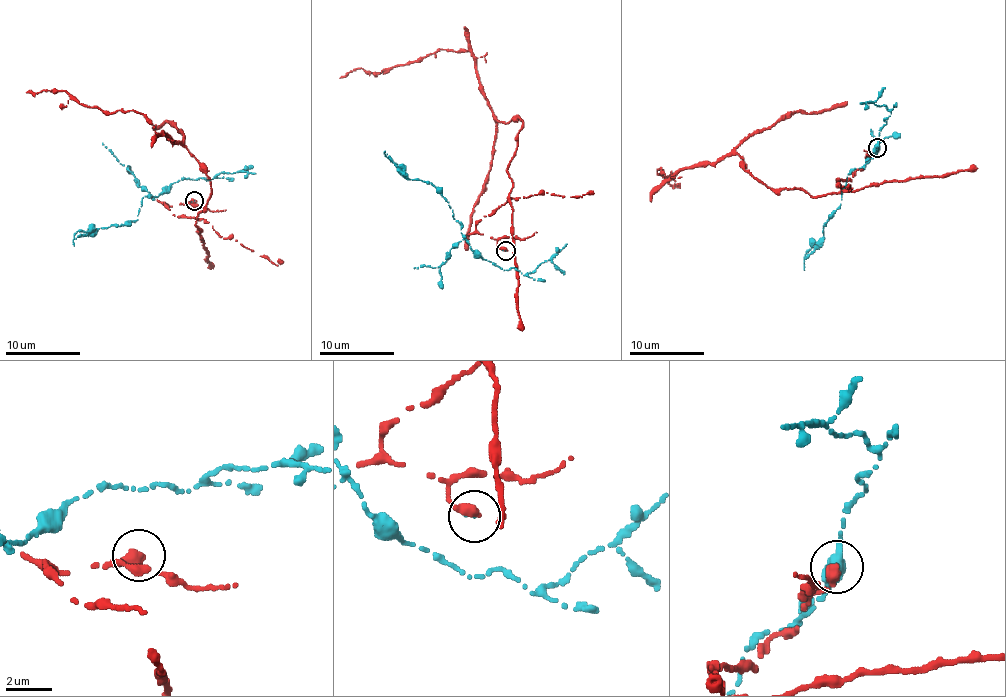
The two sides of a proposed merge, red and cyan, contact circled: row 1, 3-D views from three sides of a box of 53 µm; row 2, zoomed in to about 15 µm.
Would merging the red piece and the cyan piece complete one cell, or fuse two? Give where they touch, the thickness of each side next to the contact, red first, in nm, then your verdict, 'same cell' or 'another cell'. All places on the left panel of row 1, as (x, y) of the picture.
place (194, 201); calibres 440 and 70 nm; same cell

